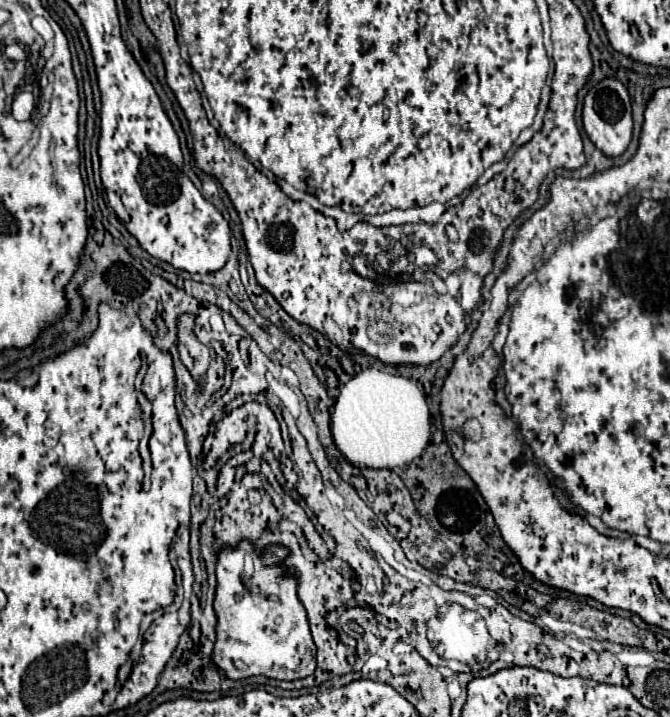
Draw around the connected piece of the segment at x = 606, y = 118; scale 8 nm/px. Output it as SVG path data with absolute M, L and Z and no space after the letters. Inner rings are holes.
M604 78L588 90L582 106L582 124L588 138L606 156L620 156L626 150L632 138L632 108L630 108L628 90L618 78Z

